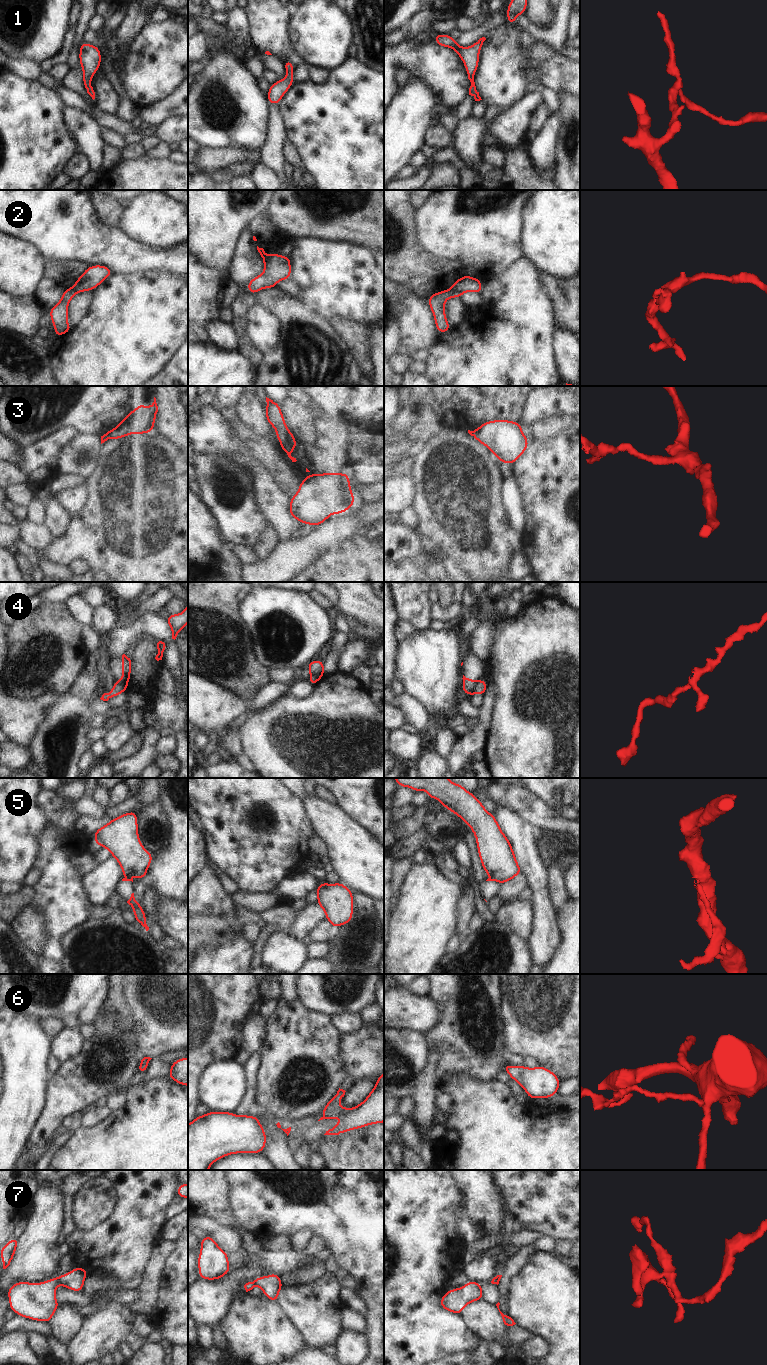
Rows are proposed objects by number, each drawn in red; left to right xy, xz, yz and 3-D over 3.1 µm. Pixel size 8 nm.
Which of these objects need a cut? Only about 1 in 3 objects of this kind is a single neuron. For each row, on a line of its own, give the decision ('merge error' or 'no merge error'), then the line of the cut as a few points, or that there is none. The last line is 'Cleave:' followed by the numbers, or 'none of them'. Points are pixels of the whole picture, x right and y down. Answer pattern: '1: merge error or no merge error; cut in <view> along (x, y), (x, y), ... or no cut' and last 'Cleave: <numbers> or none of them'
1: no merge error; no cut
2: merge error; cut in yz along (451, 288), (461, 294)
3: merge error; cut in xy along (110, 430), (109, 438)
4: merge error; cut in xy along (115, 682), (126, 686)
5: merge error; cut in xy along (125, 877), (130, 880)
6: no merge error; no cut
7: merge error; cut in xy along (58, 1276), (60, 1283)
Cleave: 2, 3, 4, 5, 7

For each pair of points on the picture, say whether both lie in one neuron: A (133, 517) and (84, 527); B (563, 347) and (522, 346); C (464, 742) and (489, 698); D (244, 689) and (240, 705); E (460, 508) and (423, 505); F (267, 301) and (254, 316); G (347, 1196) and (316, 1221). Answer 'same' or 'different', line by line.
A: same
B: different
C: same
D: different
E: same
F: different
G: same

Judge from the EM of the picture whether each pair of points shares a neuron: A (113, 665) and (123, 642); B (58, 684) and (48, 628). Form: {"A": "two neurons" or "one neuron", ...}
{"A": "two neurons", "B": "one neuron"}

